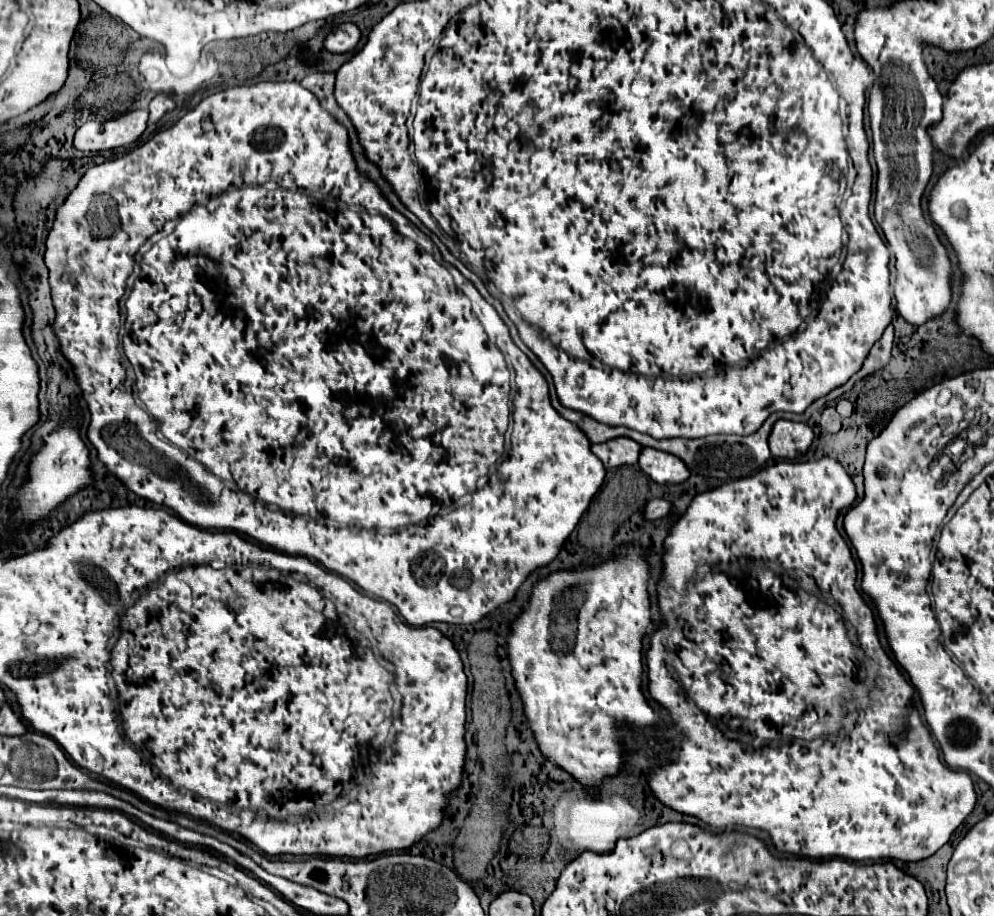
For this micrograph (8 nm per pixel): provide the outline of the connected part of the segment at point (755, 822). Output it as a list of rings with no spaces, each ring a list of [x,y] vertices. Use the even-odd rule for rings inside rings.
[[[824,457],[824,459],[820,460],[808,460],[806,462],[795,462],[789,460],[780,460],[780,462],[774,463],[774,465],[770,465],[770,467],[766,467],[766,469],[762,469],[762,471],[758,471],[756,475],[752,475],[752,477],[746,477],[746,479],[736,479],[736,481],[730,481],[730,483],[724,483],[724,485],[720,485],[720,487],[716,487],[716,489],[712,489],[712,491],[706,491],[706,493],[700,493],[700,495],[696,495],[694,497],[694,501],[692,501],[692,505],[688,507],[688,511],[678,519],[678,523],[672,527],[672,533],[670,533],[670,537],[666,537],[666,541],[664,541],[664,545],[666,545],[666,555],[664,555],[664,579],[662,579],[662,585],[660,585],[660,611],[662,613],[662,624],[658,625],[652,631],[652,639],[650,639],[650,649],[648,649],[648,679],[650,679],[650,685],[648,685],[648,689],[650,689],[650,695],[652,695],[652,699],[654,701],[658,701],[660,705],[664,705],[670,713],[672,713],[672,719],[674,719],[674,723],[676,725],[680,725],[682,727],[682,731],[684,731],[684,741],[682,741],[682,753],[678,753],[678,757],[676,757],[676,761],[672,763],[672,765],[666,765],[666,767],[662,767],[662,769],[654,769],[652,773],[650,773],[650,777],[648,777],[648,783],[650,783],[650,789],[654,791],[654,795],[664,803],[664,805],[668,805],[668,807],[672,807],[672,809],[676,809],[676,811],[680,811],[680,813],[686,813],[686,815],[694,815],[694,817],[698,817],[698,819],[702,819],[702,821],[706,821],[712,829],[716,829],[716,831],[724,831],[726,827],[736,827],[736,825],[744,825],[744,827],[752,827],[752,829],[764,829],[764,831],[768,831],[770,833],[770,839],[772,839],[772,843],[776,845],[776,849],[780,851],[780,853],[794,853],[794,855],[802,855],[802,857],[810,857],[810,859],[828,859],[828,857],[842,857],[842,859],[850,859],[850,861],[880,861],[880,859],[902,859],[902,861],[920,861],[920,859],[926,859],[926,857],[930,857],[930,855],[934,855],[944,843],[948,843],[948,839],[950,839],[950,835],[954,833],[954,829],[972,813],[972,809],[974,809],[974,803],[976,803],[976,793],[974,793],[974,787],[972,787],[972,779],[970,779],[970,775],[966,773],[966,771],[952,771],[952,769],[948,769],[946,765],[942,765],[940,763],[940,759],[938,759],[938,755],[940,755],[940,751],[937,748],[930,730],[924,723],[916,723],[914,721],[914,731],[910,731],[909,728],[909,716],[913,709],[913,695],[914,695],[914,687],[907,681],[904,681],[904,677],[900,675],[900,671],[897,666],[895,666],[894,662],[889,658],[885,650],[882,648],[879,639],[877,637],[877,629],[876,623],[874,619],[874,614],[872,609],[869,607],[867,603],[864,603],[864,599],[860,597],[860,593],[858,593],[858,589],[856,589],[856,563],[854,563],[854,559],[852,559],[852,553],[850,553],[850,547],[846,545],[846,541],[842,539],[842,535],[838,535],[838,531],[836,531],[836,517],[838,517],[838,511],[842,509],[842,507],[850,507],[852,503],[854,503],[854,499],[856,499],[856,489],[854,489],[854,483],[852,483],[852,479],[848,477],[848,473],[844,471],[844,467],[838,463],[838,461],[834,461],[834,459],[830,459],[830,457]],[[768,547],[780,547],[780,553],[776,551],[774,555],[772,553],[768,553]],[[756,561],[772,561],[772,563],[776,563],[776,565],[780,565],[780,567],[784,567],[784,569],[800,569],[800,571],[804,571],[808,577],[812,577],[816,583],[818,583],[818,587],[820,587],[820,591],[822,593],[826,593],[826,595],[830,595],[840,607],[842,607],[842,617],[840,615],[824,615],[822,613],[823,606],[825,603],[821,601],[819,597],[816,595],[806,592],[806,591],[796,591],[793,588],[788,588],[785,586],[782,581],[780,581],[779,577],[776,575],[772,575],[772,571],[770,569],[766,569],[766,567],[758,567],[758,563]],[[700,565],[708,565],[708,567],[712,567],[712,571],[704,577],[704,579],[698,579],[696,577],[696,569],[700,567]],[[684,587],[686,587],[686,601],[682,603],[682,613],[680,613],[680,619],[682,619],[682,623],[680,623],[680,627],[672,633],[672,641],[668,641],[670,643],[670,647],[672,647],[672,651],[670,651],[670,655],[674,657],[674,667],[676,667],[676,679],[680,681],[676,681],[674,679],[674,669],[670,669],[668,666],[668,653],[666,651],[666,647],[664,647],[664,634],[666,634],[666,628],[674,628],[678,622],[678,607],[680,603],[684,599]],[[846,625],[850,625],[850,627],[857,627],[856,628],[856,635],[855,640],[852,641],[850,637],[848,637],[848,633],[846,633]],[[854,644],[857,648],[859,648],[862,652],[864,652],[865,658],[868,662],[872,663],[872,668],[870,668],[870,680],[866,680],[865,685],[856,685],[854,691],[854,683],[852,683],[852,679],[856,677],[856,665],[854,665]],[[714,719],[724,719],[728,725],[730,725],[730,731],[736,731],[736,729],[744,729],[744,731],[748,731],[748,733],[754,733],[754,735],[760,735],[762,739],[770,739],[770,743],[766,743],[764,747],[760,747],[760,749],[752,749],[752,747],[744,747],[744,745],[740,745],[738,741],[734,741],[734,739],[730,739],[730,737],[726,737],[726,733],[718,727],[718,723],[714,721]],[[834,731],[840,731],[840,735],[838,737],[834,737],[834,739],[822,739],[824,743],[822,745],[818,745],[820,741],[816,741],[816,743],[810,743],[812,739],[816,739],[816,737],[826,737],[826,735],[832,735]]]

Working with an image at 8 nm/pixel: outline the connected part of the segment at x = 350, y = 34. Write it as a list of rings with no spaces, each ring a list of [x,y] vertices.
[[[342,23],[326,37],[324,45],[332,53],[350,53],[358,45],[360,37],[362,33],[354,23]]]

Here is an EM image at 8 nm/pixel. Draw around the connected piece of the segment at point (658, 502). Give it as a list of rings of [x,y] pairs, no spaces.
[[[652,499],[652,501],[648,501],[644,515],[646,515],[646,519],[660,519],[670,513],[670,507],[672,507],[672,503],[666,499]]]

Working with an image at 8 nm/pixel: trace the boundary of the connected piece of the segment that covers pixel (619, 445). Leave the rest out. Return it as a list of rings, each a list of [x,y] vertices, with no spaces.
[[[616,437],[592,445],[592,453],[604,463],[604,467],[622,467],[622,465],[638,463],[642,445],[630,437]]]

